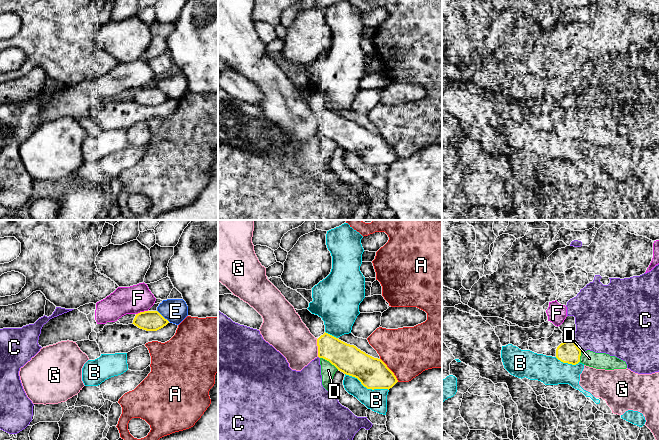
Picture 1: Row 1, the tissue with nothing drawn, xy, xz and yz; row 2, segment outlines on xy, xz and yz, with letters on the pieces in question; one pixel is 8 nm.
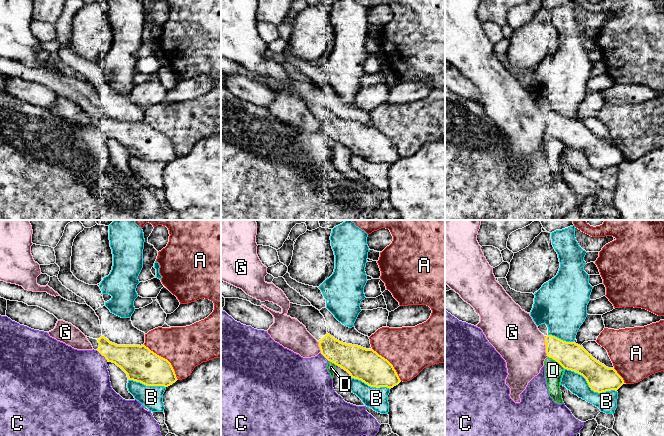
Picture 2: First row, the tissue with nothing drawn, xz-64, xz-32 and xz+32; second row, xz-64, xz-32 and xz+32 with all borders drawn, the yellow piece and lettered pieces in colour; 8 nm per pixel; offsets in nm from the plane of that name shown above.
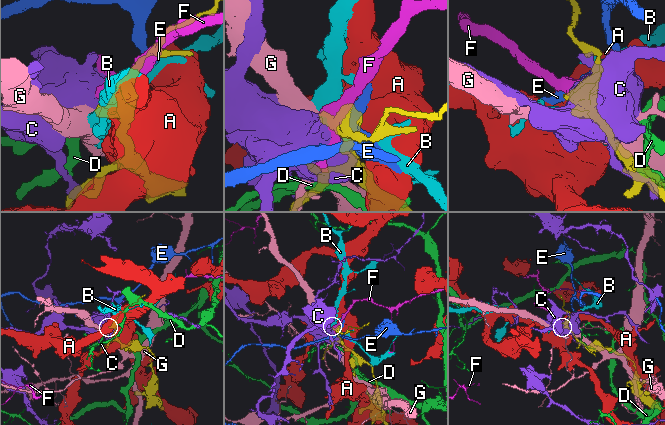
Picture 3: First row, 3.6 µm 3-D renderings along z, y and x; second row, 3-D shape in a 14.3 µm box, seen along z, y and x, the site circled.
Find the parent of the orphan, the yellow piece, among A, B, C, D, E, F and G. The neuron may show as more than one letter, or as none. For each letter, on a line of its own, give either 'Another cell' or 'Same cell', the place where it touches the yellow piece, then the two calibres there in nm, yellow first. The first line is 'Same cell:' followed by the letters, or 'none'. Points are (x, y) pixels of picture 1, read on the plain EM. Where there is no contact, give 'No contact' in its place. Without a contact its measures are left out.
Same cell: none
A: Another cell. Touches yellow at xz (390, 146). Thickness 240 nm (yellow) against 400 nm
B: Another cell. Touches yellow at xz (367, 164). Thickness 240 nm (yellow) against 170 nm
C: Another cell. Touches yellow at yz (575, 120). Thickness 180 nm (yellow) against 420 nm
D: Another cell. Touches yellow at xz (329, 137). Thickness 240 nm (yellow) against 120 nm
E: Another cell. Touches yellow at xy (162, 92). Thickness 160 nm (yellow) against 190 nm
F: Another cell. Touches yellow at xy (141, 88). Thickness 160 nm (yellow) against 220 nm
G: Another cell. Touches yellow at xz (318, 124). Thickness 220 nm (yellow) against 300 nm

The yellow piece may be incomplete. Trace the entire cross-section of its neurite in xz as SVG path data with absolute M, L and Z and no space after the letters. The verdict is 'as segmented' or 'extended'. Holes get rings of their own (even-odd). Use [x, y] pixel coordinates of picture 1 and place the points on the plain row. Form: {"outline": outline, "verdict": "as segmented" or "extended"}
{"outline": "M308 85L295 87L317 115L319 134L329 137L344 150L357 154L367 165L389 166L398 158L394 149L381 135L326 109L321 93L312 90Z", "verdict": "extended"}

